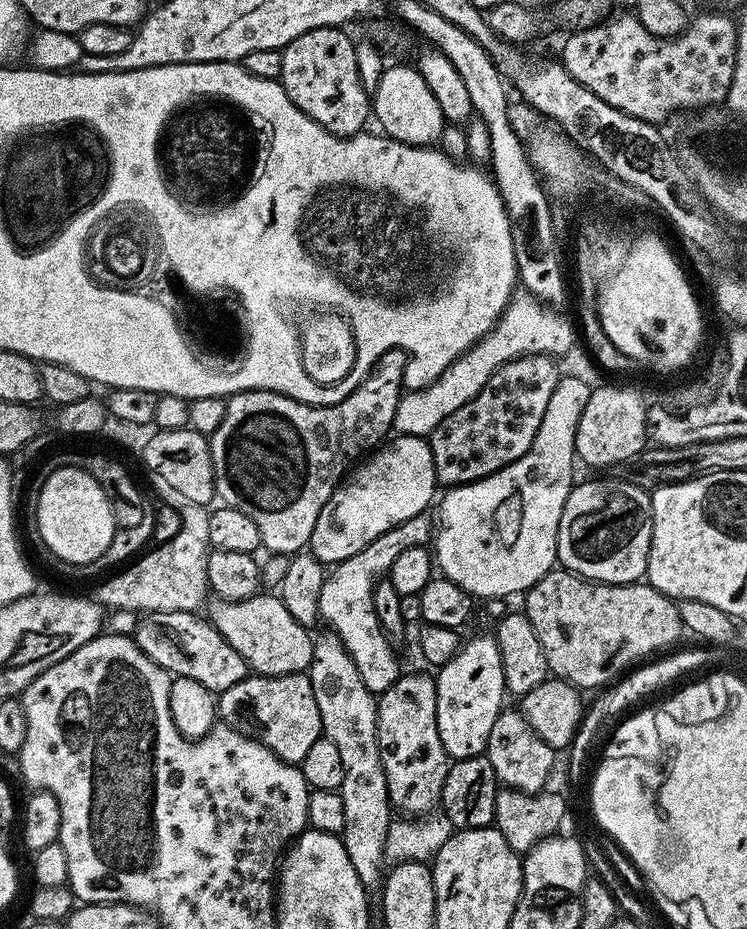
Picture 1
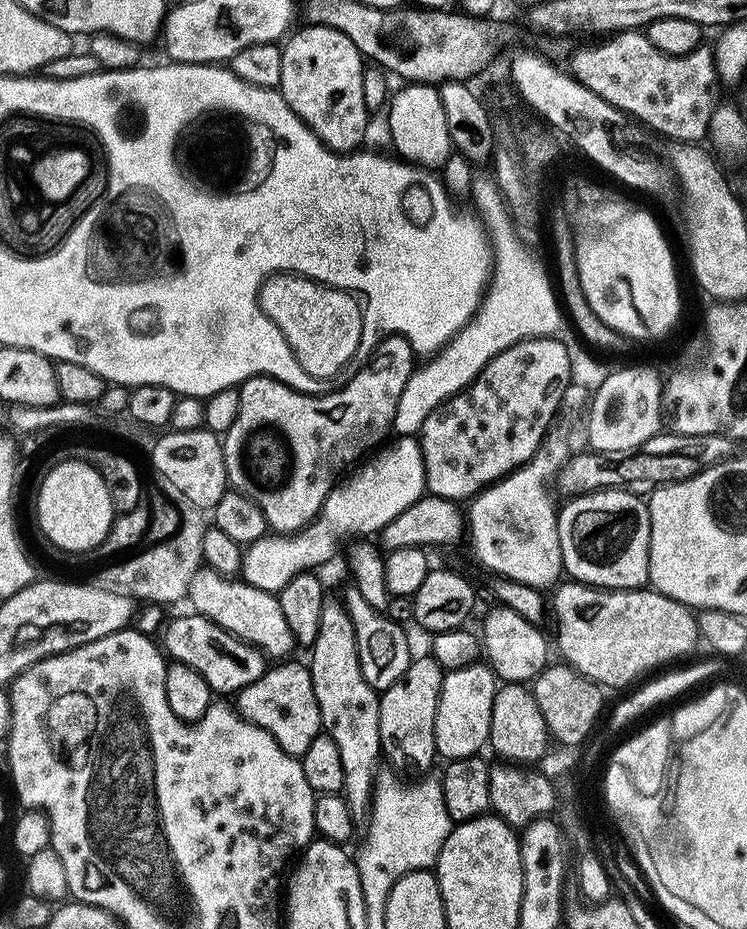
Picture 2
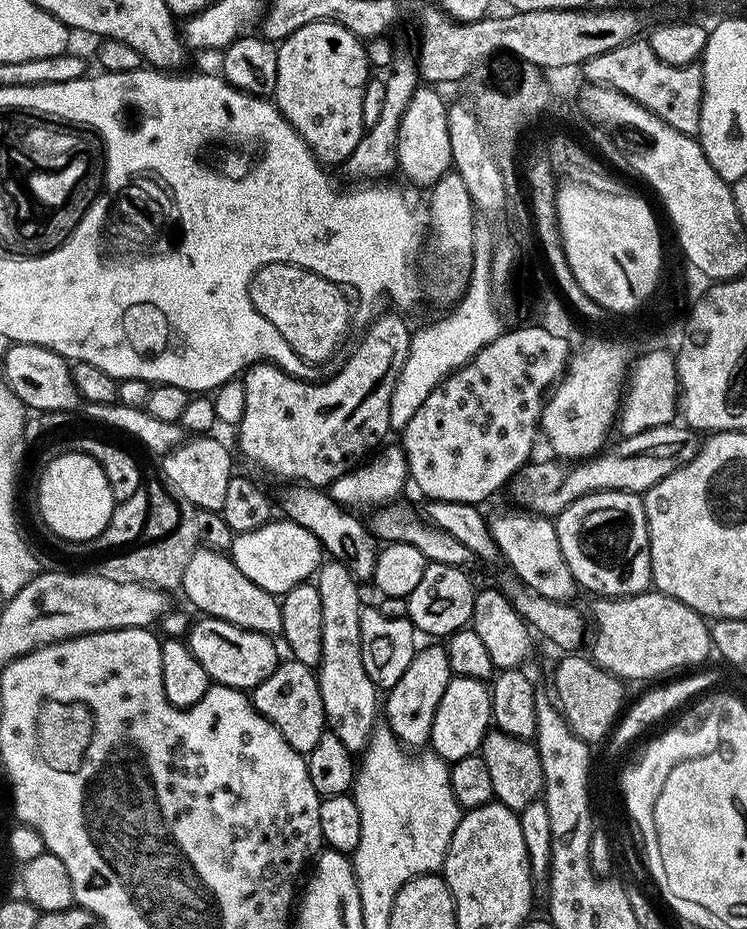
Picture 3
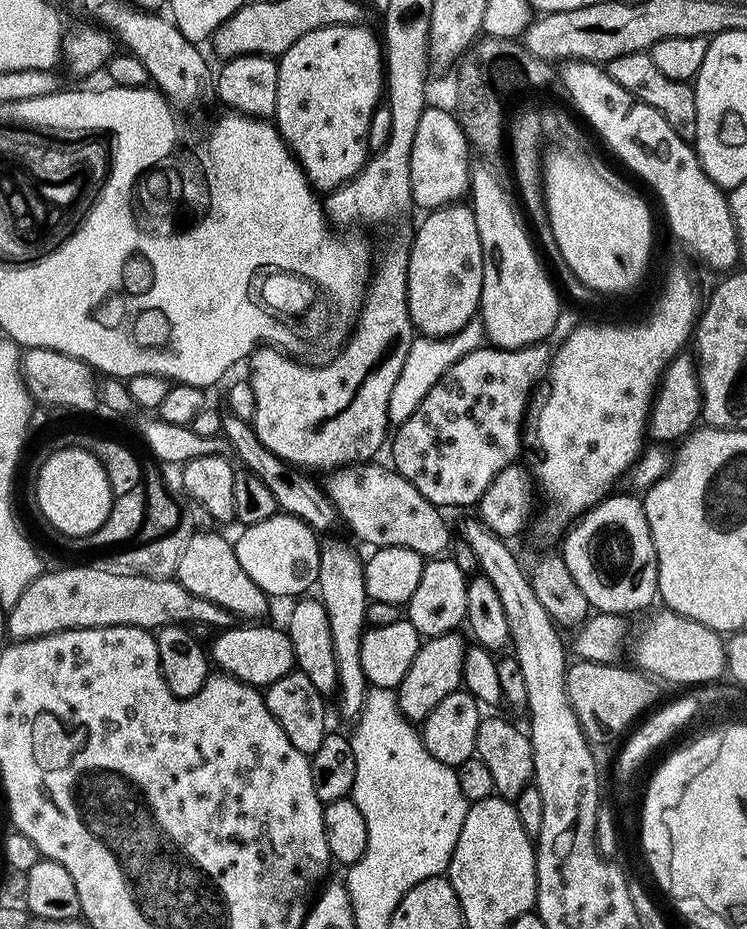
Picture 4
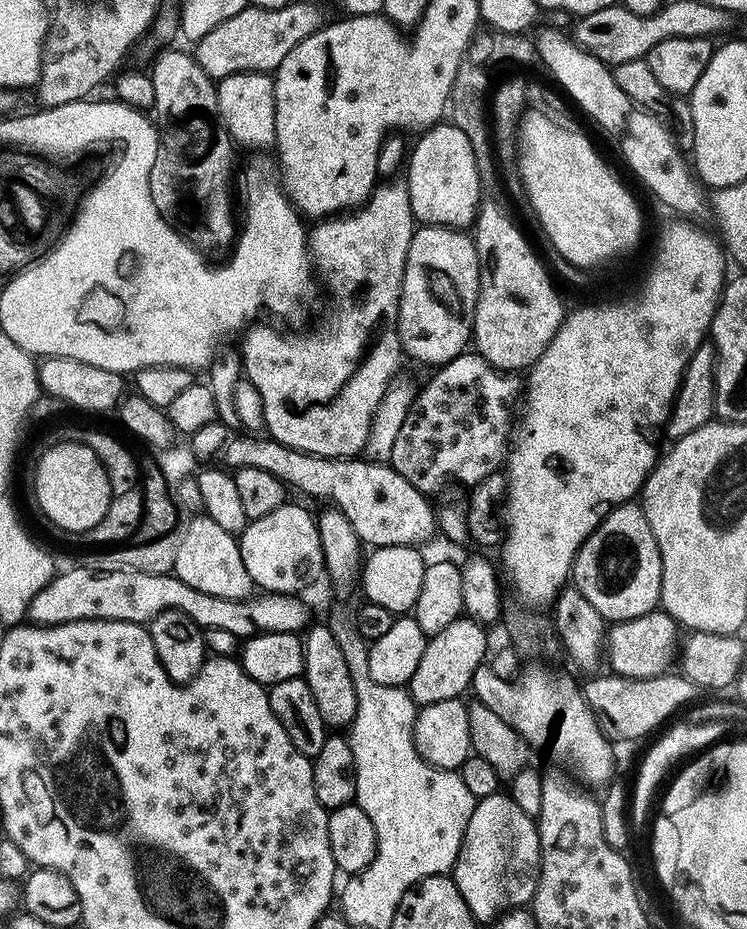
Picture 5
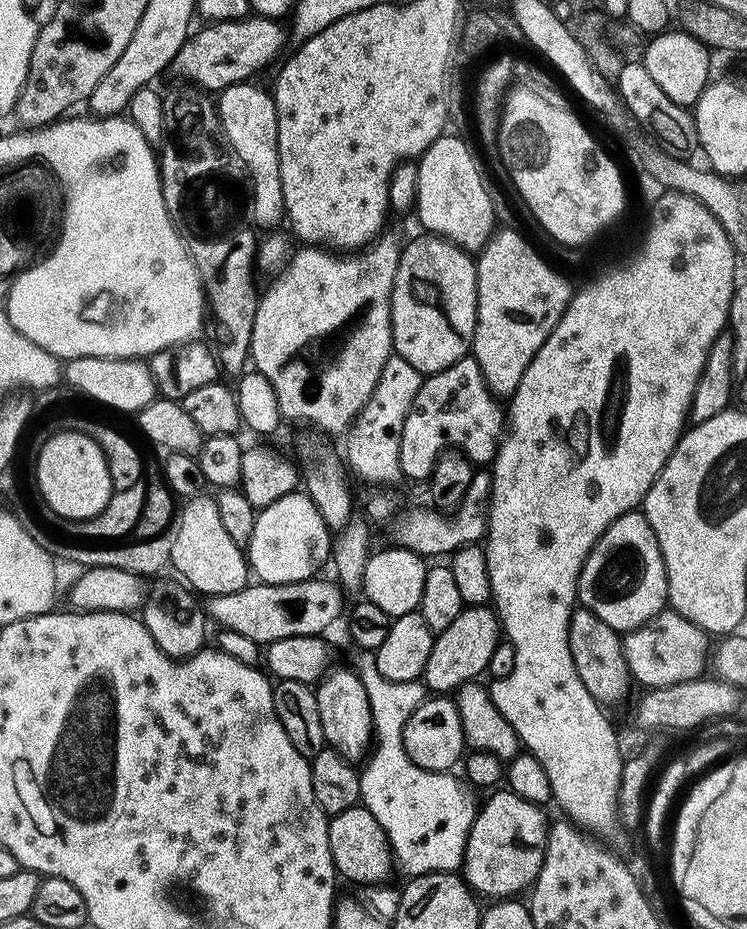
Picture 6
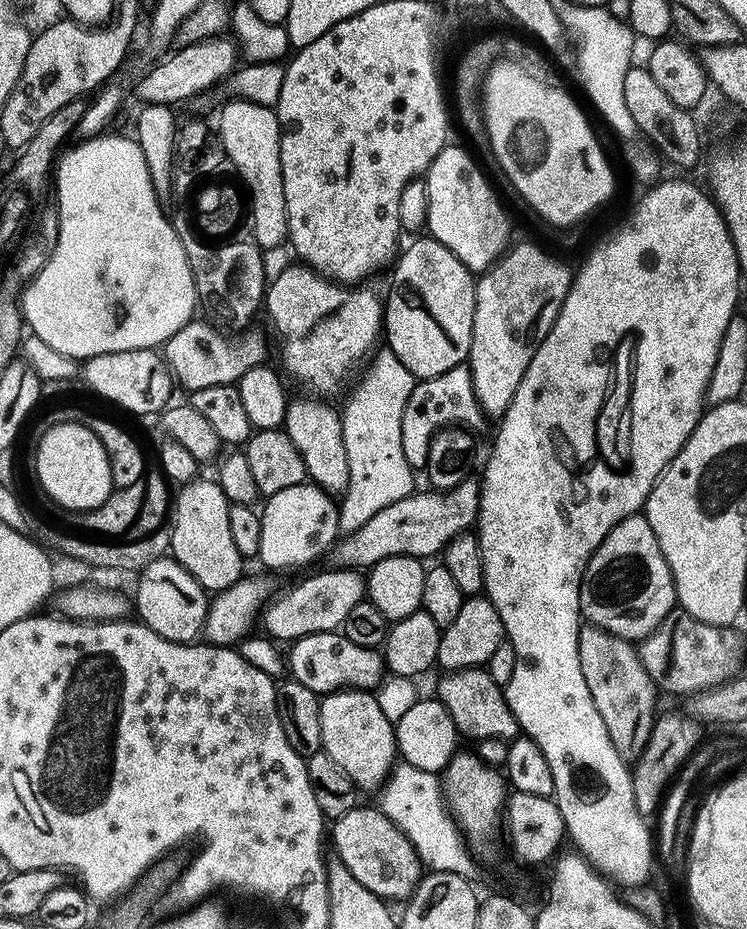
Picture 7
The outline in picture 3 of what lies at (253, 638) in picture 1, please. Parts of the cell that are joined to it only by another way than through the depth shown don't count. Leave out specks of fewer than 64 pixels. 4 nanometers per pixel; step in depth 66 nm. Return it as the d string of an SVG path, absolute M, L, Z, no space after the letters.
M207 546L197 547L190 562L186 562L180 588L185 598L204 616L213 616L270 637L275 637L282 630L282 614L277 597L250 582L250 578L238 570L231 555L216 552Z

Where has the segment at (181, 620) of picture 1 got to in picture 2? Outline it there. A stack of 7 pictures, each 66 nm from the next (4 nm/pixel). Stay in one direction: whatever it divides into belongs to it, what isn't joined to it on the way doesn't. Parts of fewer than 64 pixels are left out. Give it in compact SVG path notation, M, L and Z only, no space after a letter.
M199 614L191 615L176 616L173 620L171 617L163 626L164 648L172 655L171 659L175 663L185 664L198 670L198 674L206 678L206 682L216 694L238 693L246 686L258 682L258 678L262 678L266 670L266 657L259 648L238 639L213 620L208 620Z

